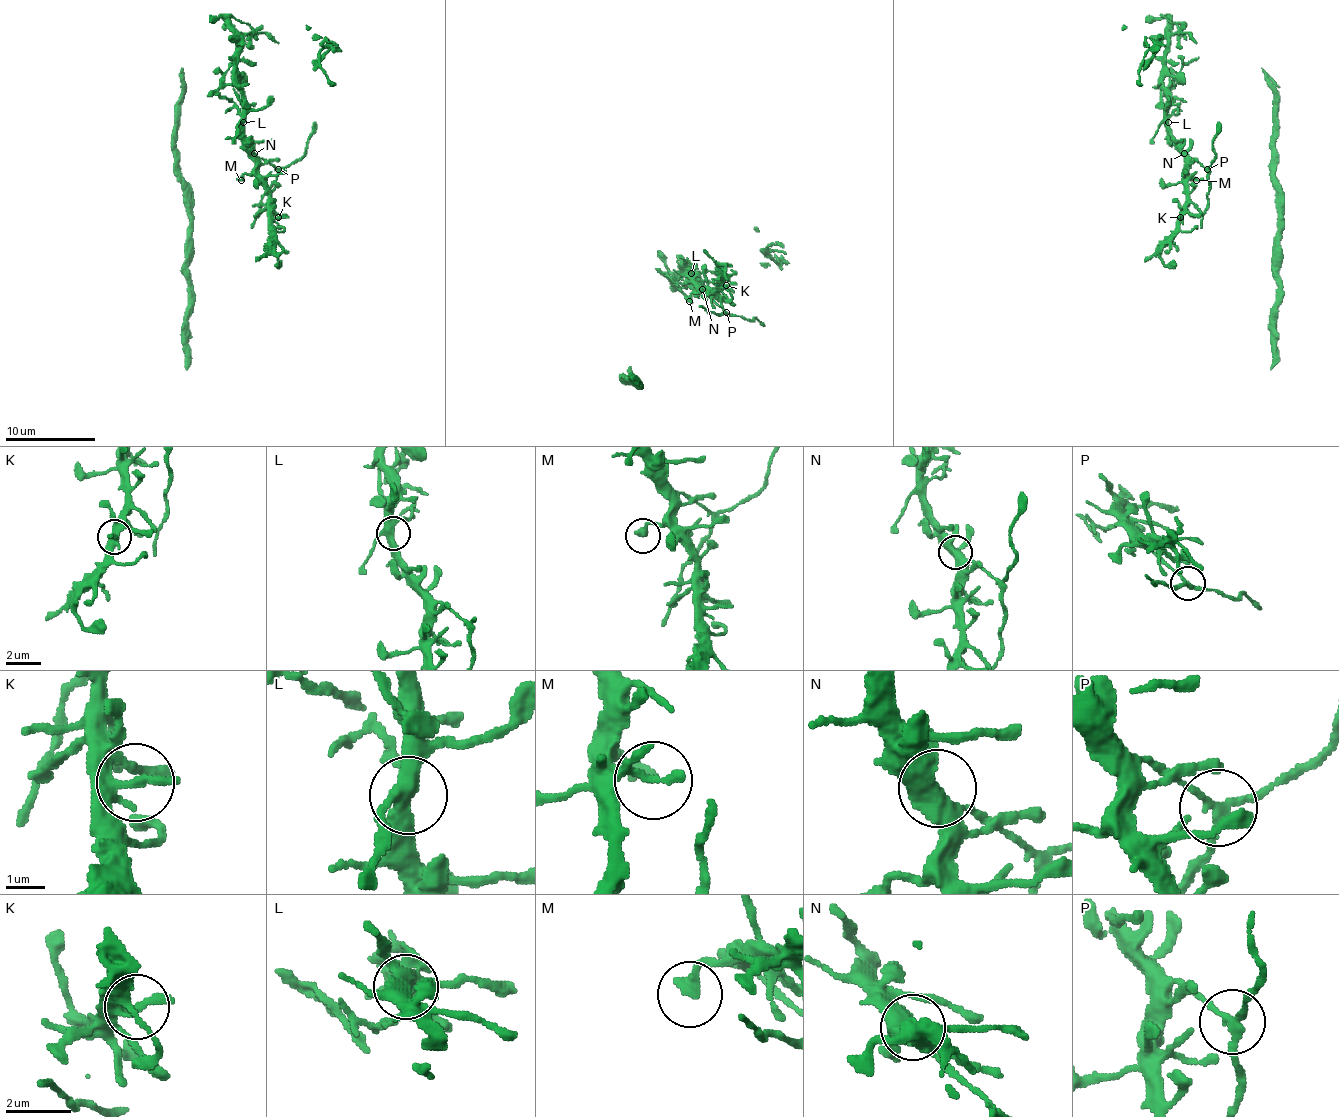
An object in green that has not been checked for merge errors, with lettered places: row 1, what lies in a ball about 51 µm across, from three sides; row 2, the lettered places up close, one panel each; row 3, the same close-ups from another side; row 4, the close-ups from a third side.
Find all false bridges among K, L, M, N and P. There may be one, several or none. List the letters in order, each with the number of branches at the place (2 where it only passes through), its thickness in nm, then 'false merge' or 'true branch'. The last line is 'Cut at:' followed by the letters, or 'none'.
K: 3 branches meet; 260 nm thick; true branch
L: 4 branches meet; 400 nm thick; true branch
M: 1 branches meet; 400 nm thick; true branch
N: 5 branches meet; 460 nm thick; true branch
P: 3 branches meet; 190 nm thick; false merge
Cut at: P

